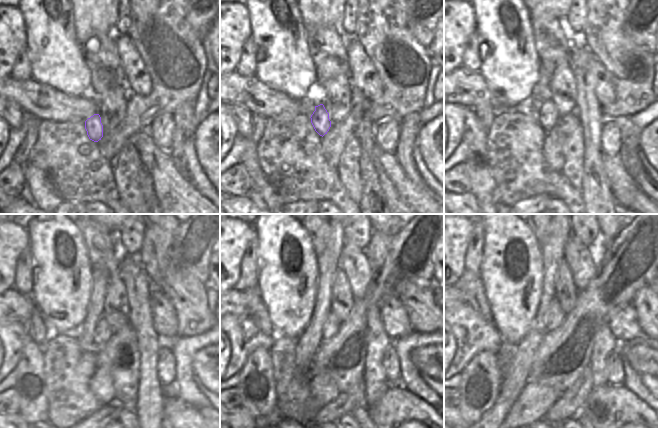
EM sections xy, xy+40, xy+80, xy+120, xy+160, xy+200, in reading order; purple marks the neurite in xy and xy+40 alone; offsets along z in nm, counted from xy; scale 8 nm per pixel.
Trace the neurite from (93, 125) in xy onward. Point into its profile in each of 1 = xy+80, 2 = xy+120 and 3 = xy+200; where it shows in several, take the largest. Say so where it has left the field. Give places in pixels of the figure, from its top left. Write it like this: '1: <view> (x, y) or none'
1: xy+80 (548, 116)
2: xy+120 (102, 332)
3: xy+200 (554, 316)

